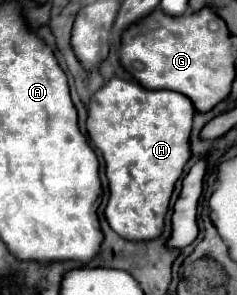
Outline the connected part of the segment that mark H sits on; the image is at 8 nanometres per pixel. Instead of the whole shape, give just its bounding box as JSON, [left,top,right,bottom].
[87,77,195,239]

